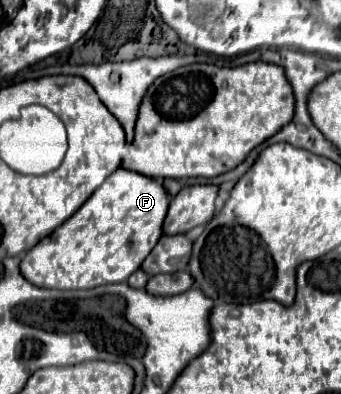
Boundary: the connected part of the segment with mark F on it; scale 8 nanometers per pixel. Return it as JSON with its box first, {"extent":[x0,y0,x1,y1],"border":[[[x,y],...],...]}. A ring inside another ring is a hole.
{"extent":[20,169,170,289],"border":[[[118,169],[114,171],[106,181],[104,185],[100,185],[100,189],[96,189],[96,193],[84,203],[84,207],[80,207],[74,217],[70,217],[70,221],[64,221],[50,237],[44,237],[36,247],[32,247],[22,259],[20,263],[20,271],[22,275],[32,281],[32,285],[36,287],[48,287],[48,289],[92,289],[92,287],[98,287],[98,285],[106,285],[106,283],[122,283],[126,281],[134,271],[138,271],[144,263],[144,257],[148,257],[148,253],[154,249],[154,245],[158,243],[158,239],[164,235],[164,217],[168,213],[168,205],[170,205],[170,193],[164,189],[164,185],[160,181],[148,181],[148,177],[140,177],[140,173],[132,173],[130,169]]]}

